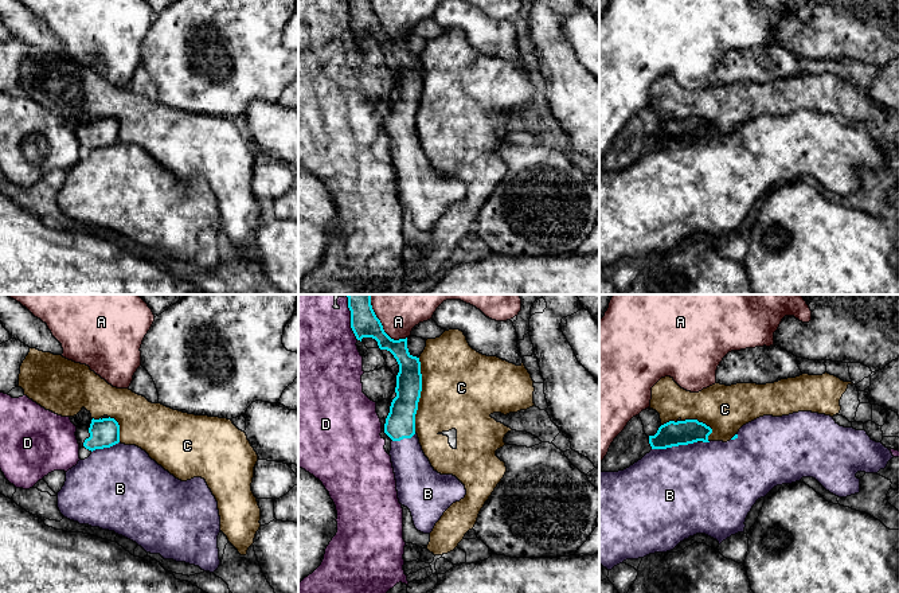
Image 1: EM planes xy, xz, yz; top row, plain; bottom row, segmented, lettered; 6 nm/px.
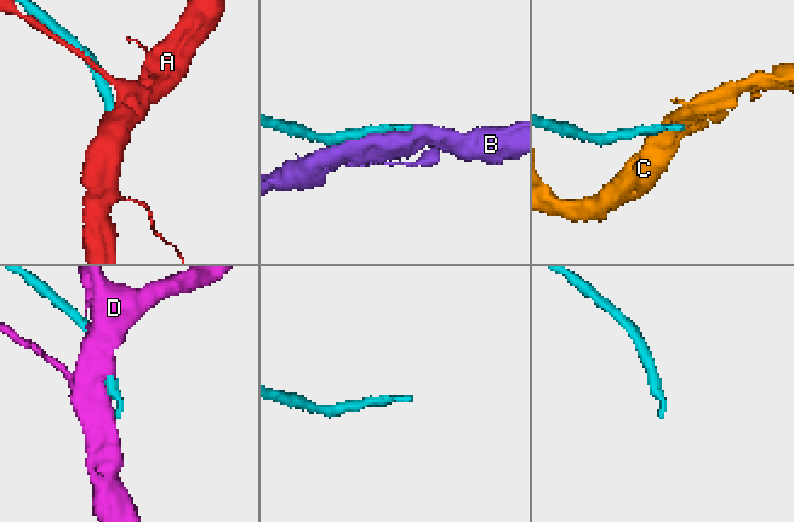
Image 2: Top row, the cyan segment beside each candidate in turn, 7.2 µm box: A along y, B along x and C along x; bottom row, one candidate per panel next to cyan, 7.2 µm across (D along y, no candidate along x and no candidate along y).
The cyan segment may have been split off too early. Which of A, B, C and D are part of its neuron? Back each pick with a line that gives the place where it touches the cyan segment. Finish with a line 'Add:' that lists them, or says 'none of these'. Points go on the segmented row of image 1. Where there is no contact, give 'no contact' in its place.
B: meets cyan in yz at (673, 445)
Add: B

